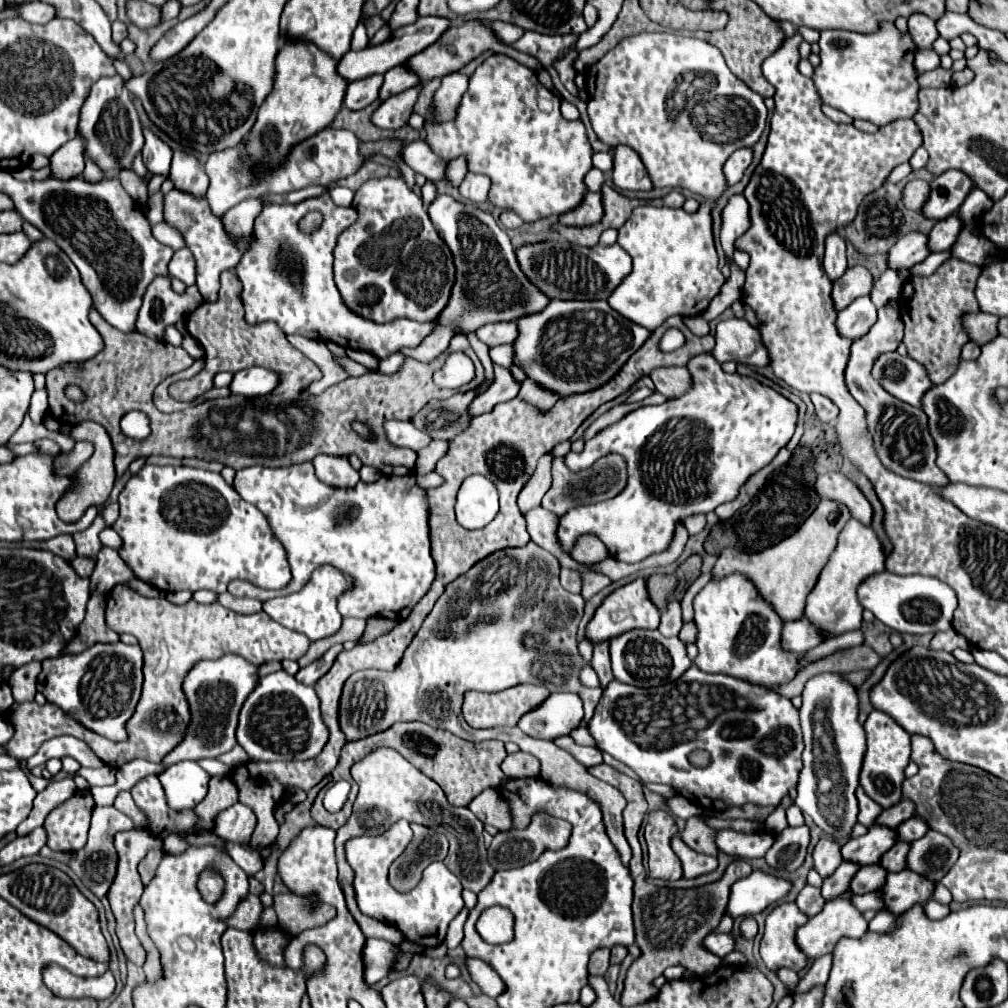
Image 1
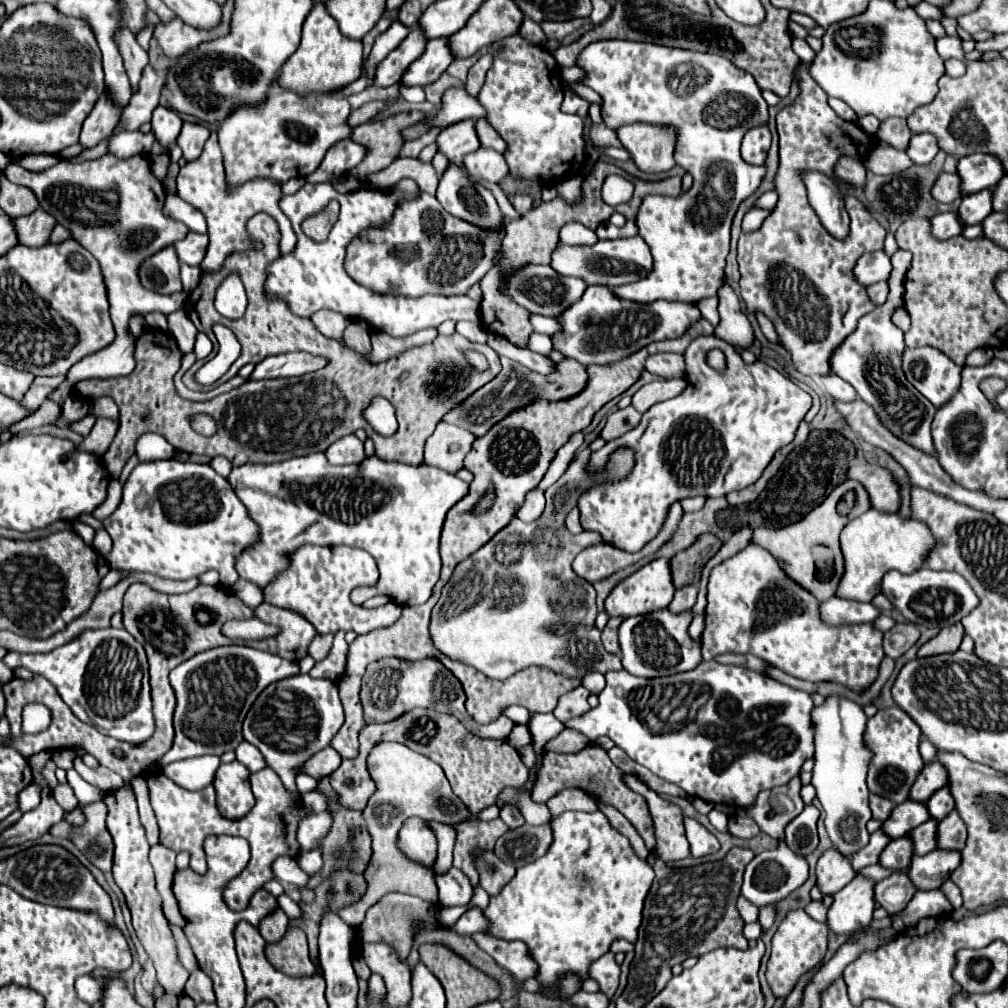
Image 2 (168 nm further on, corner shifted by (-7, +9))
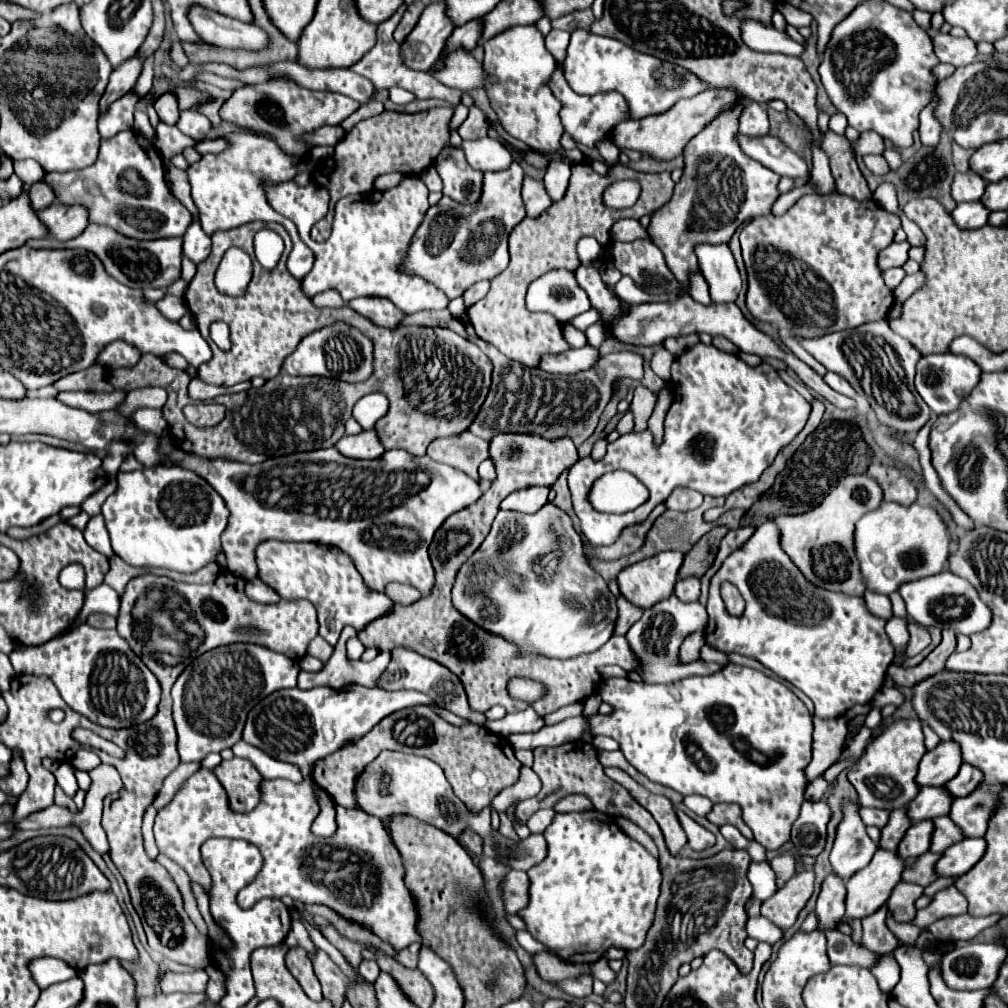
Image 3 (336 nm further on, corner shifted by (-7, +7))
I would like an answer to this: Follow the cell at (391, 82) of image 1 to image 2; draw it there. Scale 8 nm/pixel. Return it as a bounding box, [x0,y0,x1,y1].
[402,39,454,85]

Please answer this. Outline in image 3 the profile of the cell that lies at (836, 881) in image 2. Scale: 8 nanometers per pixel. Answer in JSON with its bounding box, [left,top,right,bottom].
[816,873,846,929]

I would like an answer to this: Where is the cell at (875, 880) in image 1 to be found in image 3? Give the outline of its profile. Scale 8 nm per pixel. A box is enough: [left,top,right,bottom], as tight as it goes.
[898,821,934,859]

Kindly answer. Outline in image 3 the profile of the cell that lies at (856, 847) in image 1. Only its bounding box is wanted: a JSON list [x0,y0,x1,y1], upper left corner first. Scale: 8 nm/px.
[906,789,952,823]

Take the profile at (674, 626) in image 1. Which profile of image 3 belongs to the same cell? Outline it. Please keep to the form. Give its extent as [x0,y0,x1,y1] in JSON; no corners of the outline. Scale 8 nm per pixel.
[674,577,700,603]

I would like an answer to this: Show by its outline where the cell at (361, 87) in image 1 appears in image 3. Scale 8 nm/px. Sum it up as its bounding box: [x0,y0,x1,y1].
[400,3,454,71]

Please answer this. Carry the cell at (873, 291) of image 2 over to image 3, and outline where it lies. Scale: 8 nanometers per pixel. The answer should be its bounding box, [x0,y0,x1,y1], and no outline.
[884,267,904,289]

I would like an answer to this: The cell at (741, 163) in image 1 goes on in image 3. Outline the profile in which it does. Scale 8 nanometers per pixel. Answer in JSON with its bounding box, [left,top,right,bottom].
[740,101,768,139]

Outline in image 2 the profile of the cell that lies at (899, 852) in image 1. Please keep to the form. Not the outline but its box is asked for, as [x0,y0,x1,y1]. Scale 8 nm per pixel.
[910,819,938,855]

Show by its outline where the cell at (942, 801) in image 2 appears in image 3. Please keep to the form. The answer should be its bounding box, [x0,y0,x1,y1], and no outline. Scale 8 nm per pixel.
[946,765,982,799]

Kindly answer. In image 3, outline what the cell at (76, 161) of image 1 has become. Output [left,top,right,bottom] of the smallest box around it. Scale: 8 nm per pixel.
[100,59,142,113]

